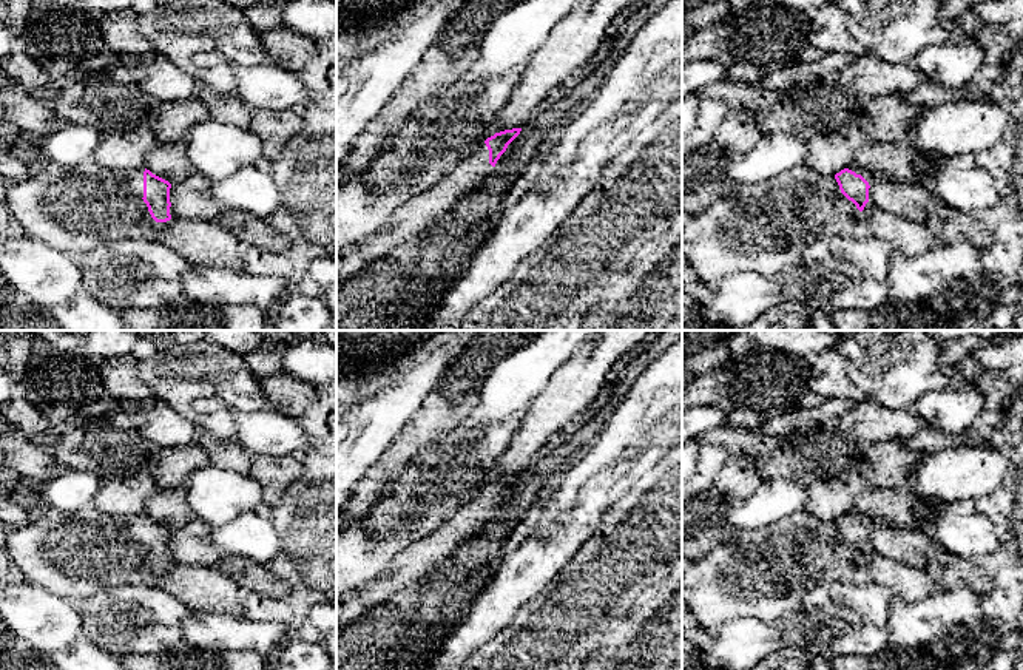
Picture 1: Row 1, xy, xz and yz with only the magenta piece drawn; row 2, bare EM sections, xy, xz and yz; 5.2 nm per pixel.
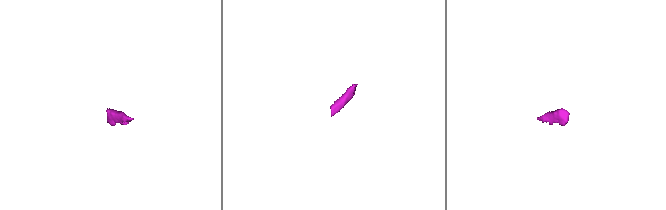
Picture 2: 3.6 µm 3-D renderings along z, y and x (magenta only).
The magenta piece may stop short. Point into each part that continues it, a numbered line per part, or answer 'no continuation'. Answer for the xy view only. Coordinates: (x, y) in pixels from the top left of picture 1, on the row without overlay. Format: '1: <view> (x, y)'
1: xy (135, 524)

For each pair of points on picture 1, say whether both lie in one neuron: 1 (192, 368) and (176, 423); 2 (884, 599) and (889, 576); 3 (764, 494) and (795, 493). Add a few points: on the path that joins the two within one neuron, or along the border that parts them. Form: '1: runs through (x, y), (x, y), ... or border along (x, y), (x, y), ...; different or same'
1: border along (159, 402), (172, 406), (189, 420); different
2: border along (877, 582), (884, 585), (897, 599); different
3: runs through (772, 493), (787, 493); same

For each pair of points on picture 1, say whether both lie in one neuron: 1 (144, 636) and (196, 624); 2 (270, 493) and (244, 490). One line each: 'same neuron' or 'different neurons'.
1: different neurons
2: different neurons

